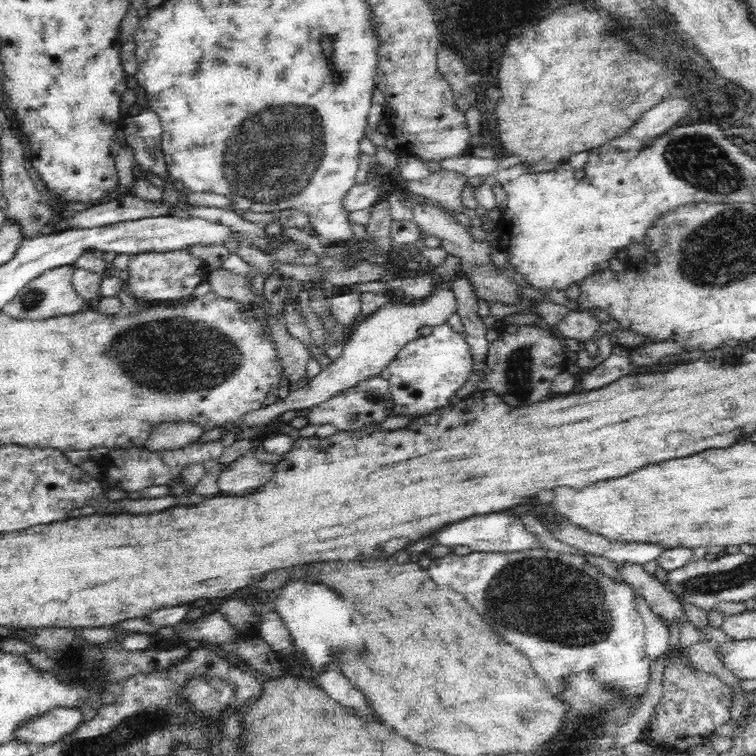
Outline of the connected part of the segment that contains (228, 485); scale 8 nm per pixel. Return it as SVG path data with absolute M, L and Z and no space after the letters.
M239 457L217 476L219 494L243 497L270 480L272 464L262 463L255 457Z

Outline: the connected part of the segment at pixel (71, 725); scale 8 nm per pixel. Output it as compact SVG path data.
M56 706L26 718L12 730L12 738L28 743L50 744L64 738L82 721L78 708Z

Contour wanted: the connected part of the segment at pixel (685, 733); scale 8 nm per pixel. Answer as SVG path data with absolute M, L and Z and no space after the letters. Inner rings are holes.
M677 656L665 668L662 697L656 706L657 718L643 729L645 742L671 752L684 751L688 746L707 741L714 734L714 729L730 717L729 697L734 692L724 682L699 668L692 670L685 667L684 660Z

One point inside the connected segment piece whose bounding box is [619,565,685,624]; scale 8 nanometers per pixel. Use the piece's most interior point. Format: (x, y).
(663, 603)

